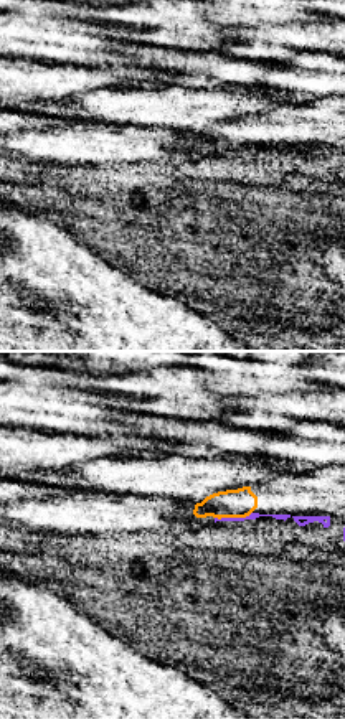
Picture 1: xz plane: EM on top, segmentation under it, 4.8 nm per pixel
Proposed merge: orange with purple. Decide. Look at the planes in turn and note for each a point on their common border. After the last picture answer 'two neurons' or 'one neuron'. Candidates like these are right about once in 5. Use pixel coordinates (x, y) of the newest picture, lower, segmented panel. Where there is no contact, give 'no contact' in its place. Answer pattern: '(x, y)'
(233, 516)

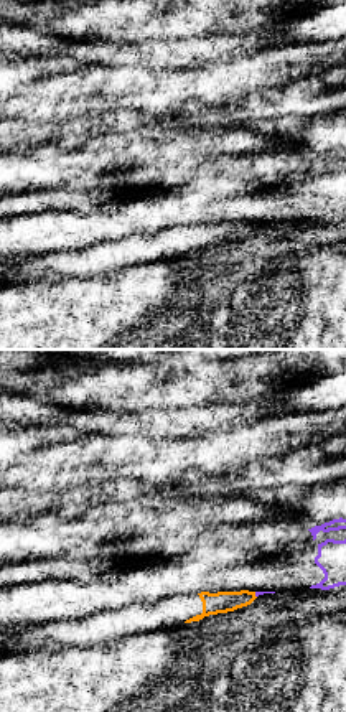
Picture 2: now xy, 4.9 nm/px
(254, 595)

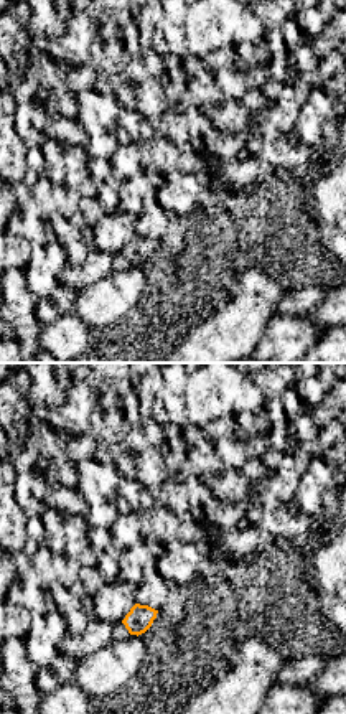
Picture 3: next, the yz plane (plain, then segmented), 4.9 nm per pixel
no contact

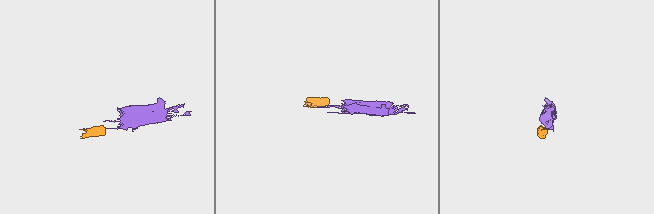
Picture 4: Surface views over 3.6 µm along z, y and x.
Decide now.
two neurons

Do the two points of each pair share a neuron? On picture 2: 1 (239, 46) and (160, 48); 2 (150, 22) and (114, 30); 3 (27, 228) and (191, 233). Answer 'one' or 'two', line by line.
1: one
2: one
3: two

